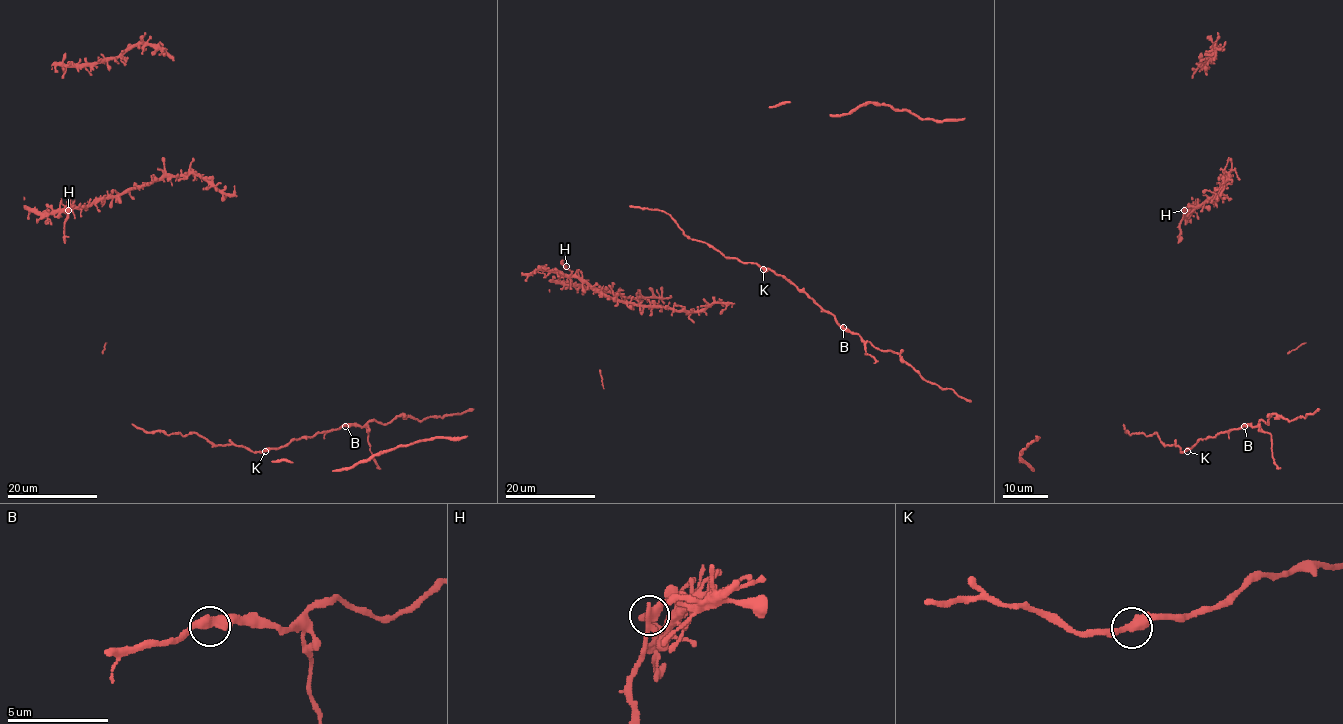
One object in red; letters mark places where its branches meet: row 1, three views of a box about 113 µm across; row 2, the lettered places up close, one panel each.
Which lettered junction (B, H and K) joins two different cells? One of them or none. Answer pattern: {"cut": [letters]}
{"cut": ["H"]}

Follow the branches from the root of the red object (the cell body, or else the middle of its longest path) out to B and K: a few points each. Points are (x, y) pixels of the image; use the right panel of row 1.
B: (1124, 424), (1130, 435), (1156, 433), (1165, 445), (1174, 444), (1181, 452), (1199, 439), (1244, 426)
K: (1124, 424), (1125, 430), (1130, 435), (1150, 436), (1156, 433), (1165, 445), (1174, 444), (1181, 452), (1187, 451)

